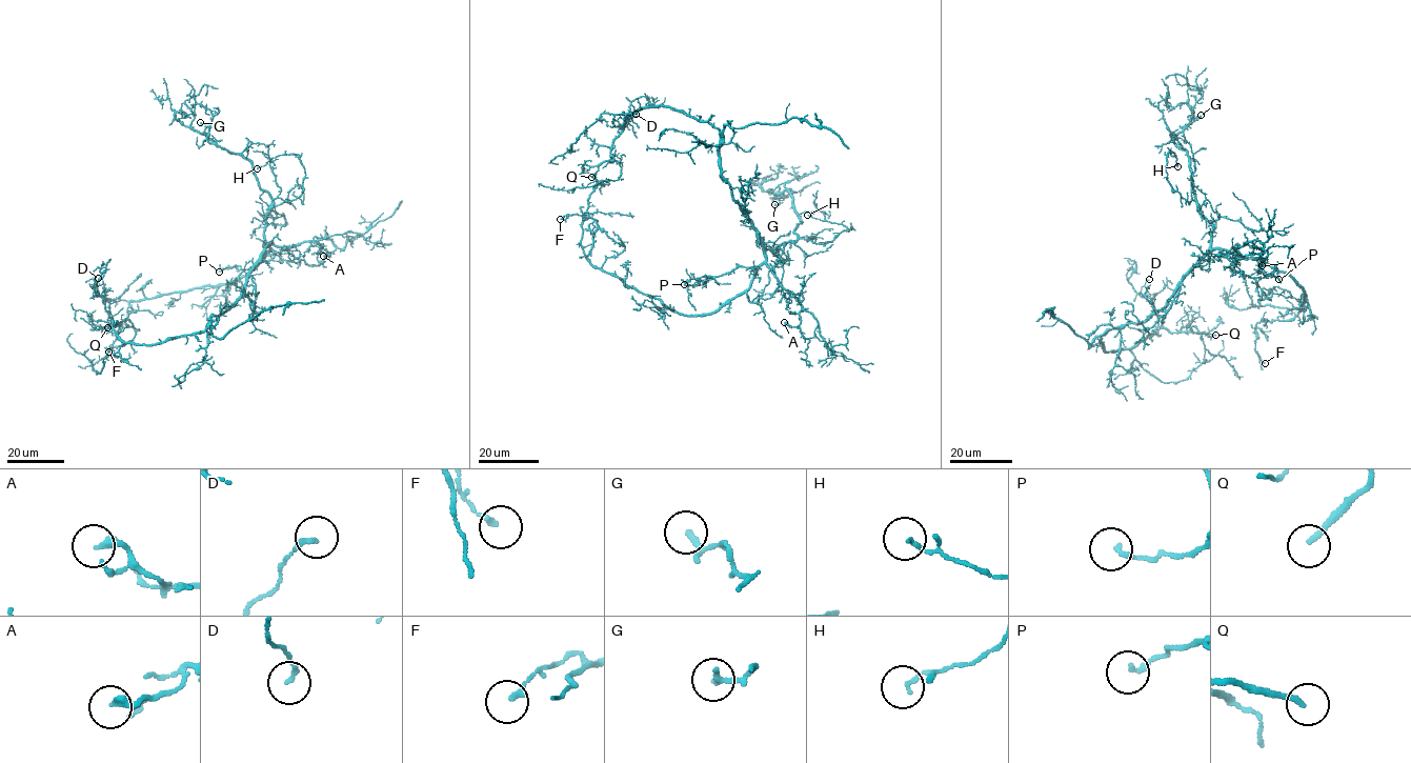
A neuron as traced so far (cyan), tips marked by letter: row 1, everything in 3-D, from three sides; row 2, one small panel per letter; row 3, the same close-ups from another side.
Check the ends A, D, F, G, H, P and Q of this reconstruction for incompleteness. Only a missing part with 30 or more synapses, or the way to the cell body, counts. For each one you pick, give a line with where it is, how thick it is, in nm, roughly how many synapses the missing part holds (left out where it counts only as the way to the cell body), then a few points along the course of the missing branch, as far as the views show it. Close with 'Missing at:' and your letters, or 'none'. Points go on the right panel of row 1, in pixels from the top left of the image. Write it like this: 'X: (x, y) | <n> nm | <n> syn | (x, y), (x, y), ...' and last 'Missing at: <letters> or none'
Missing at: none

